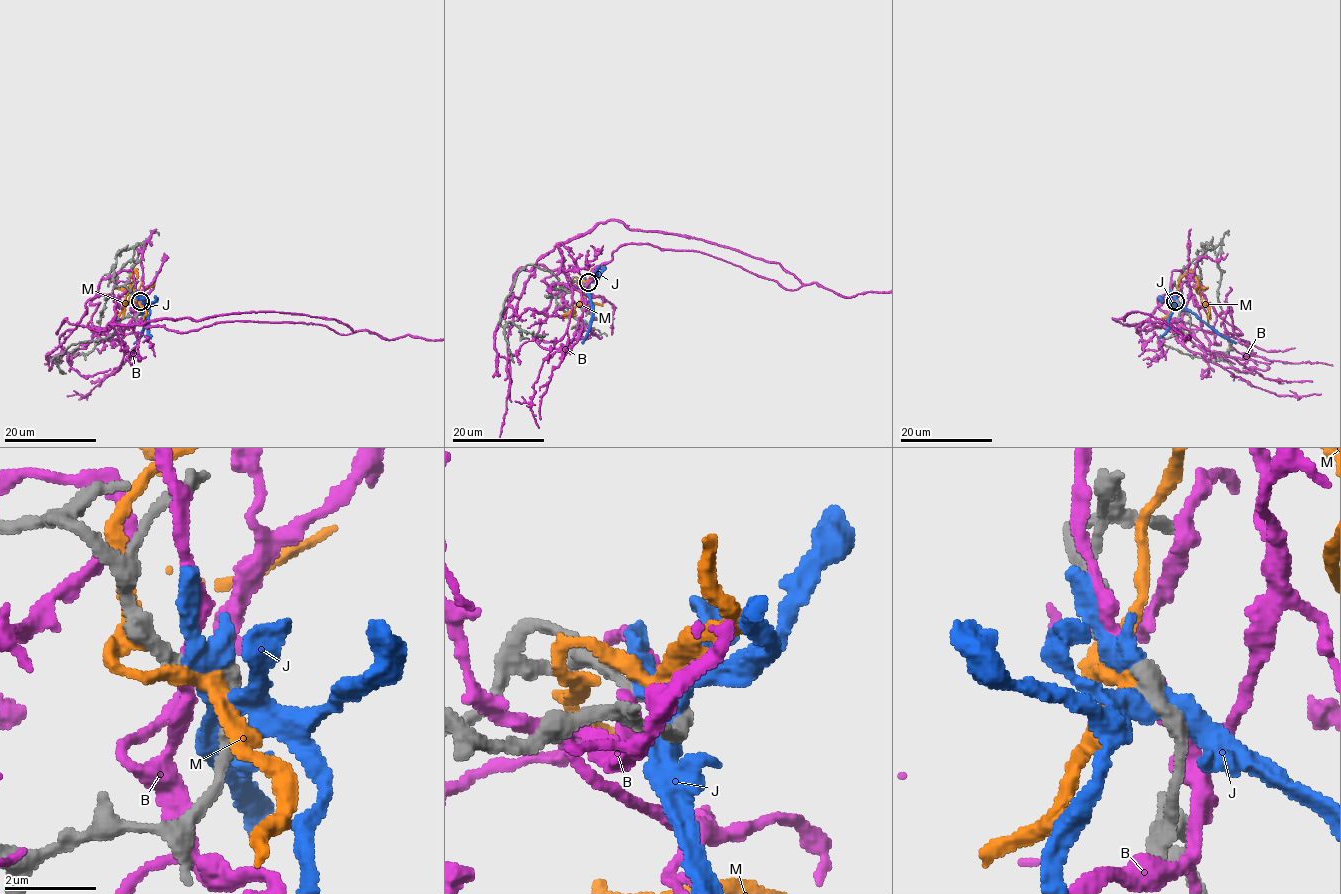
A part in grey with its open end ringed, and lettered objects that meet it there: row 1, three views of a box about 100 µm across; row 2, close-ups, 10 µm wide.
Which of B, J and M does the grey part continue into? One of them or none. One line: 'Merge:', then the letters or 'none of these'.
Merge: M

